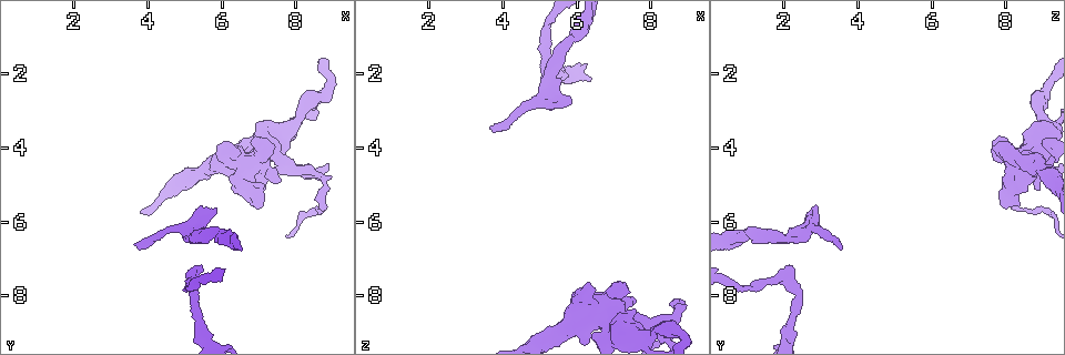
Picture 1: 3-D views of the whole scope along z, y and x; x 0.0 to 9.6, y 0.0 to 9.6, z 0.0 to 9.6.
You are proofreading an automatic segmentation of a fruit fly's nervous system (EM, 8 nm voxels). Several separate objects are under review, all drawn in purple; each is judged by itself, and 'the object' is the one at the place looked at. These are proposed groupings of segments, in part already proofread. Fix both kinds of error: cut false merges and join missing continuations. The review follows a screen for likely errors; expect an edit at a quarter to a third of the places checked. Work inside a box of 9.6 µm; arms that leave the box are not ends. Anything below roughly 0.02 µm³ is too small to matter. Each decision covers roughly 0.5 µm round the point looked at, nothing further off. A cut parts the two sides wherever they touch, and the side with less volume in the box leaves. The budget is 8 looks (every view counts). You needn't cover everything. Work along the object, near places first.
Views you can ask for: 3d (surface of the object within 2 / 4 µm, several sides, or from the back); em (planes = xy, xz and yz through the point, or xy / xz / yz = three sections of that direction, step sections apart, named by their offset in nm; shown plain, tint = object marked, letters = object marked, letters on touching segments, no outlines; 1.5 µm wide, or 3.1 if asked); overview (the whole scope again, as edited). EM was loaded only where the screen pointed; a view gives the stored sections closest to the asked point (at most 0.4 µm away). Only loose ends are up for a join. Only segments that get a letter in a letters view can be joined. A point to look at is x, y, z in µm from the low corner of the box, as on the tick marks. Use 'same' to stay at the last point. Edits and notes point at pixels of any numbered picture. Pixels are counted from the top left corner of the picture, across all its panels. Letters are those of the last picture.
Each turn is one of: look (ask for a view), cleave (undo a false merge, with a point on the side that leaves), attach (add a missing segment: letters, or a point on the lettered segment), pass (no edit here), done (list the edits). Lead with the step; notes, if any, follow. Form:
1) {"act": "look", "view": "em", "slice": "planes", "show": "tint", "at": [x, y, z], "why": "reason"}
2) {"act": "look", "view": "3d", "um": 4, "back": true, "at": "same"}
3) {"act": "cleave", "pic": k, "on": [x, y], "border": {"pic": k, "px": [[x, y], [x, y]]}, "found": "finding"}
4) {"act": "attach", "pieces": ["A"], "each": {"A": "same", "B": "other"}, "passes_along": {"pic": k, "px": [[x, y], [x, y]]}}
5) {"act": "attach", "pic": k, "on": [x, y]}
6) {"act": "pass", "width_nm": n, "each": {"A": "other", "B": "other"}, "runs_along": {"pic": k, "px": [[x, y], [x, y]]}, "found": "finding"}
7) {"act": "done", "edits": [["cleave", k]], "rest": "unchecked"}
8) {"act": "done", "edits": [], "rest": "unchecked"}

{"act": "look", "view": "3d", "um": 4, "at": [8.80, 5.00, 8.30], "why": "a narrow waist"}

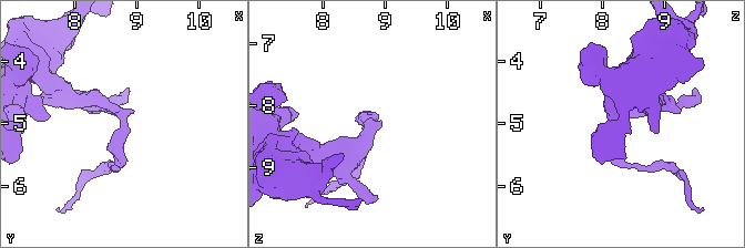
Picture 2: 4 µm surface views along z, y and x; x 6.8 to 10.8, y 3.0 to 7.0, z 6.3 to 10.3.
{"act": "look", "view": "em", "slice": "planes", "show": "letters", "at": [8.80, 5.00, 8.25], "why": "now the EM"}

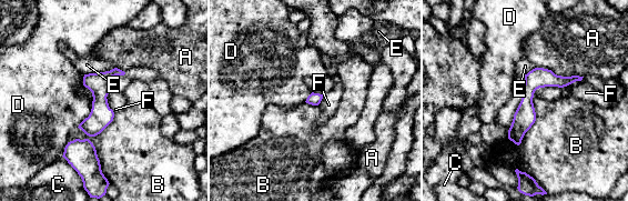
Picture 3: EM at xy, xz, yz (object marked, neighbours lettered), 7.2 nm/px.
{"act": "pass", "each": {"A": "other", "B": "other", "C": "other", "D": "other", "E": "other", "F": "other"}, "border": {"pic": 3, "px": [[114, 113], [88, 138], [107, 178]]}, "found": "all the same cell"}

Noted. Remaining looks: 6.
{"act": "look", "view": "3d", "um": 2, "back": true, "at": [7.00, 5.70, 7.95], "why": "an open end"}

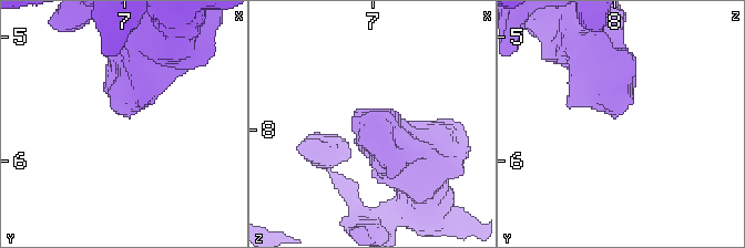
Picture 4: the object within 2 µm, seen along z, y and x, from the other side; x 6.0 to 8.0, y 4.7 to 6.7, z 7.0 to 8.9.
{"act": "look", "view": "em", "slice": "xy", "step": 8, "show": "tint", "at": [7.02, 5.66, 7.98], "why": "need the tissue"}

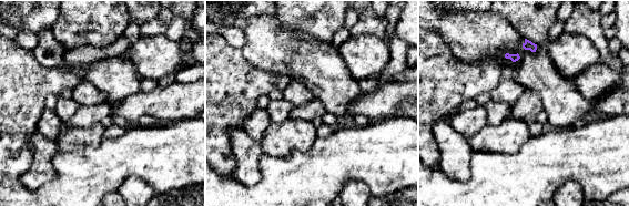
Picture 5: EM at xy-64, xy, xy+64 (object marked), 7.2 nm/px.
{"act": "look", "view": "em", "slice": "planes", "show": "letters", "at": "same", "why": "cut it another way"}

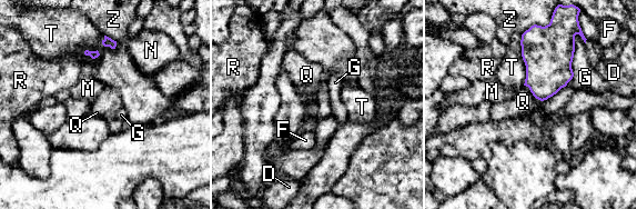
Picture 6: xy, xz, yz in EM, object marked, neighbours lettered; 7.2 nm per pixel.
{"act": "pass", "each": {"D": "other", "F": "other", "G": "other", "M": "other", "N": "other", "Q": "other", "R": "other", "T": "other", "Z": "other"}, "border": {"pic": 6, "px": [[524, 85], [536, 98]]}, "found": "none of them fits"}

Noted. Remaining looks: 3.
{"act": "look", "view": "em", "slice": "xz", "step": 4, "show": "letters", "at": [3.60, 6.65, 3.45], "why": "an open end"}

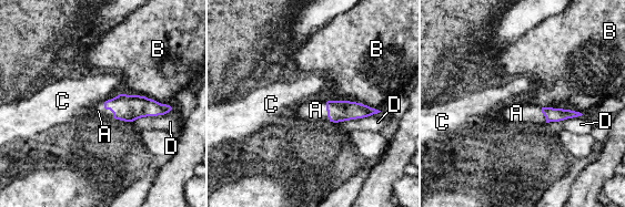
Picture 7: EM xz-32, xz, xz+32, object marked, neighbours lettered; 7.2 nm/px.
{"act": "look", "view": "em", "slice": "planes", "show": "letters", "at": "same"}

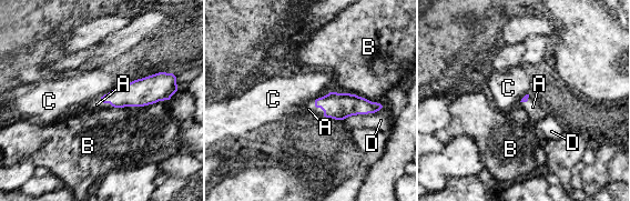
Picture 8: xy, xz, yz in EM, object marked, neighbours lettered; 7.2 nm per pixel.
{"act": "attach", "pieces": ["A"], "longest_contact_nm": ["B", 420], "each": {"A": "same", "B": "other", "C": "other", "D": "other"}, "found": "the cell continues"}

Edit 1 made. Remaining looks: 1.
{"act": "done", "edits": [["attach", 8]], "rest": "unchecked"}

